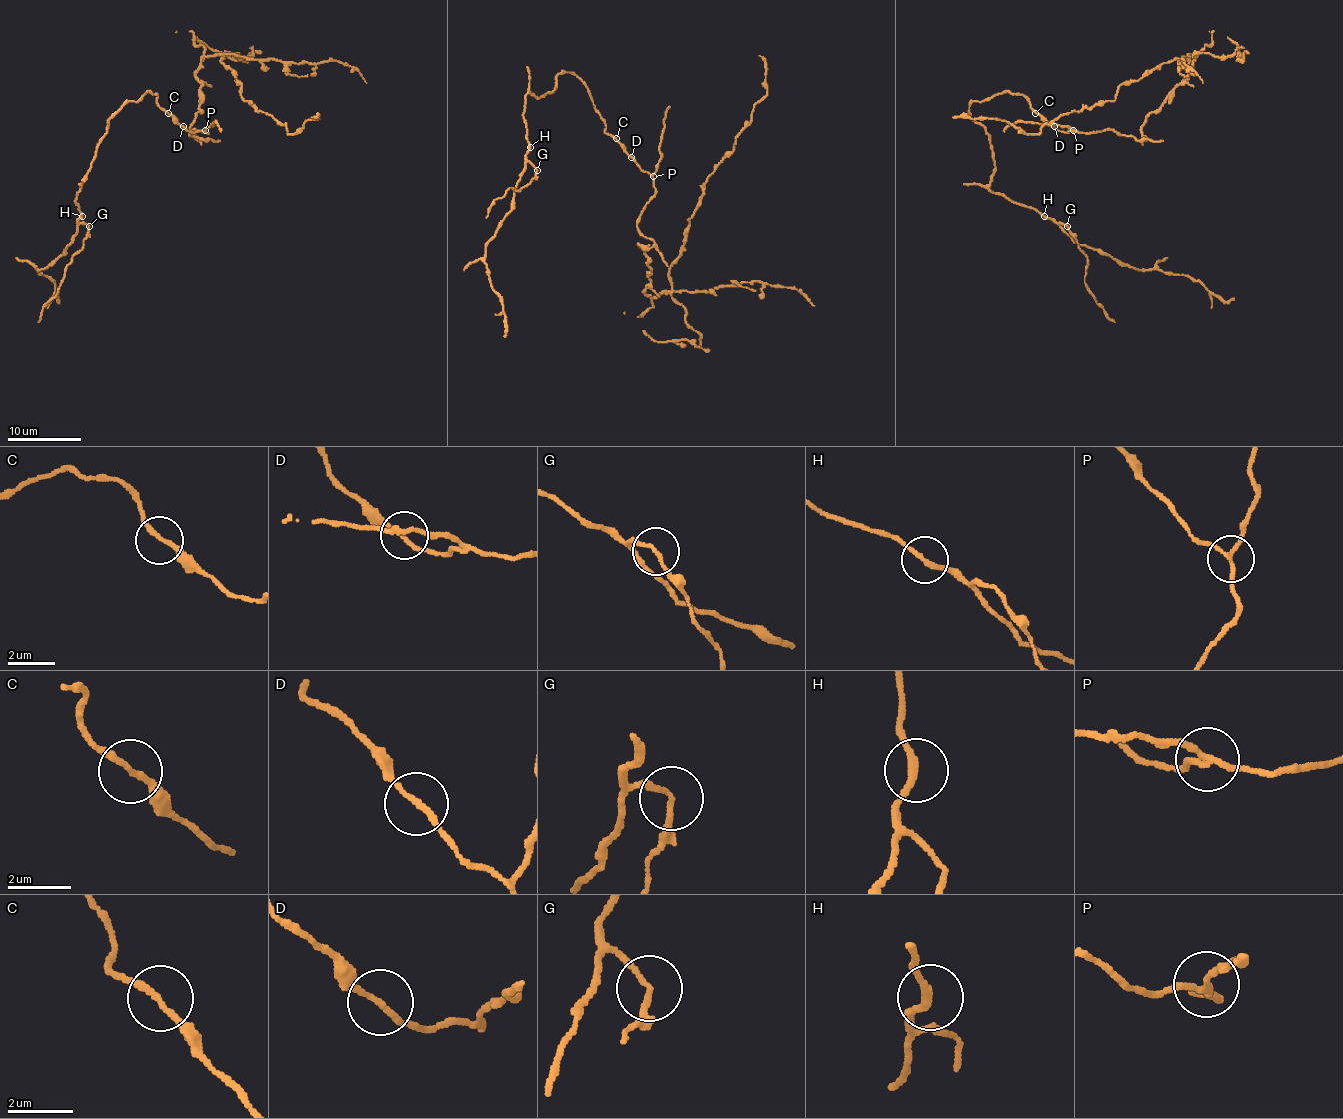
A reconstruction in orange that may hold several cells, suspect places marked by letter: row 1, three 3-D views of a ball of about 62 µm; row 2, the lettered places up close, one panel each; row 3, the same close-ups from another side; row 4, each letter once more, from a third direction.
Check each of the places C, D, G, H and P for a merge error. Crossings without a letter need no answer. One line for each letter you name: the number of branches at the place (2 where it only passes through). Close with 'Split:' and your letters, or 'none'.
G: Branches: 2
P: Branches: 3
Split: G, P

